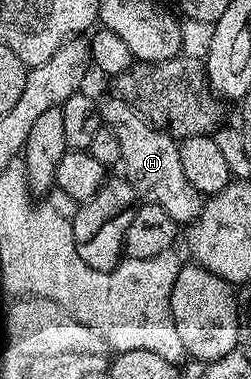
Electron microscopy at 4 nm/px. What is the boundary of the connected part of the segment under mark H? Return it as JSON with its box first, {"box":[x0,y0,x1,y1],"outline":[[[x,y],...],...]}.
{"box":[99,94,203,226],"outline":[[[110,94],[99,104],[101,110],[101,123],[110,128],[119,138],[119,154],[121,155],[120,171],[123,170],[124,179],[128,180],[144,203],[163,206],[167,214],[179,226],[188,226],[197,219],[201,213],[203,197],[191,182],[187,182],[183,174],[183,166],[179,163],[178,141],[159,129],[151,128],[142,120],[140,113],[136,112],[116,94]]]}

